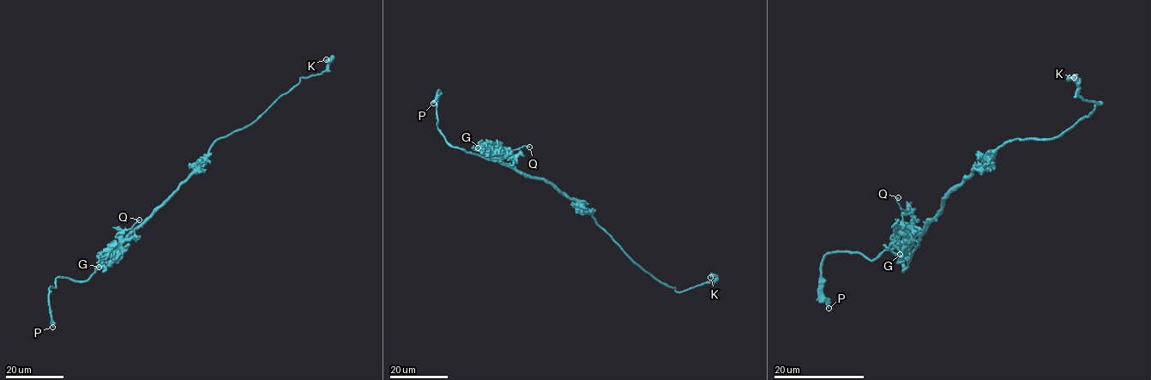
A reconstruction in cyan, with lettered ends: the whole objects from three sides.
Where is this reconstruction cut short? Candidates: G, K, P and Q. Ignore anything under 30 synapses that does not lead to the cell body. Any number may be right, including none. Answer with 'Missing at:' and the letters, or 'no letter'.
Missing at: P

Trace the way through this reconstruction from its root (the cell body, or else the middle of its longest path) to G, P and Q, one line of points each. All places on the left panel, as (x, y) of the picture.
G: (177, 190), (99, 267)
P: (177, 190), (86, 280), (56, 278), (55, 287), (48, 288), (52, 327)
Q: (177, 190), (117, 246), (118, 233), (129, 229), (139, 220)

